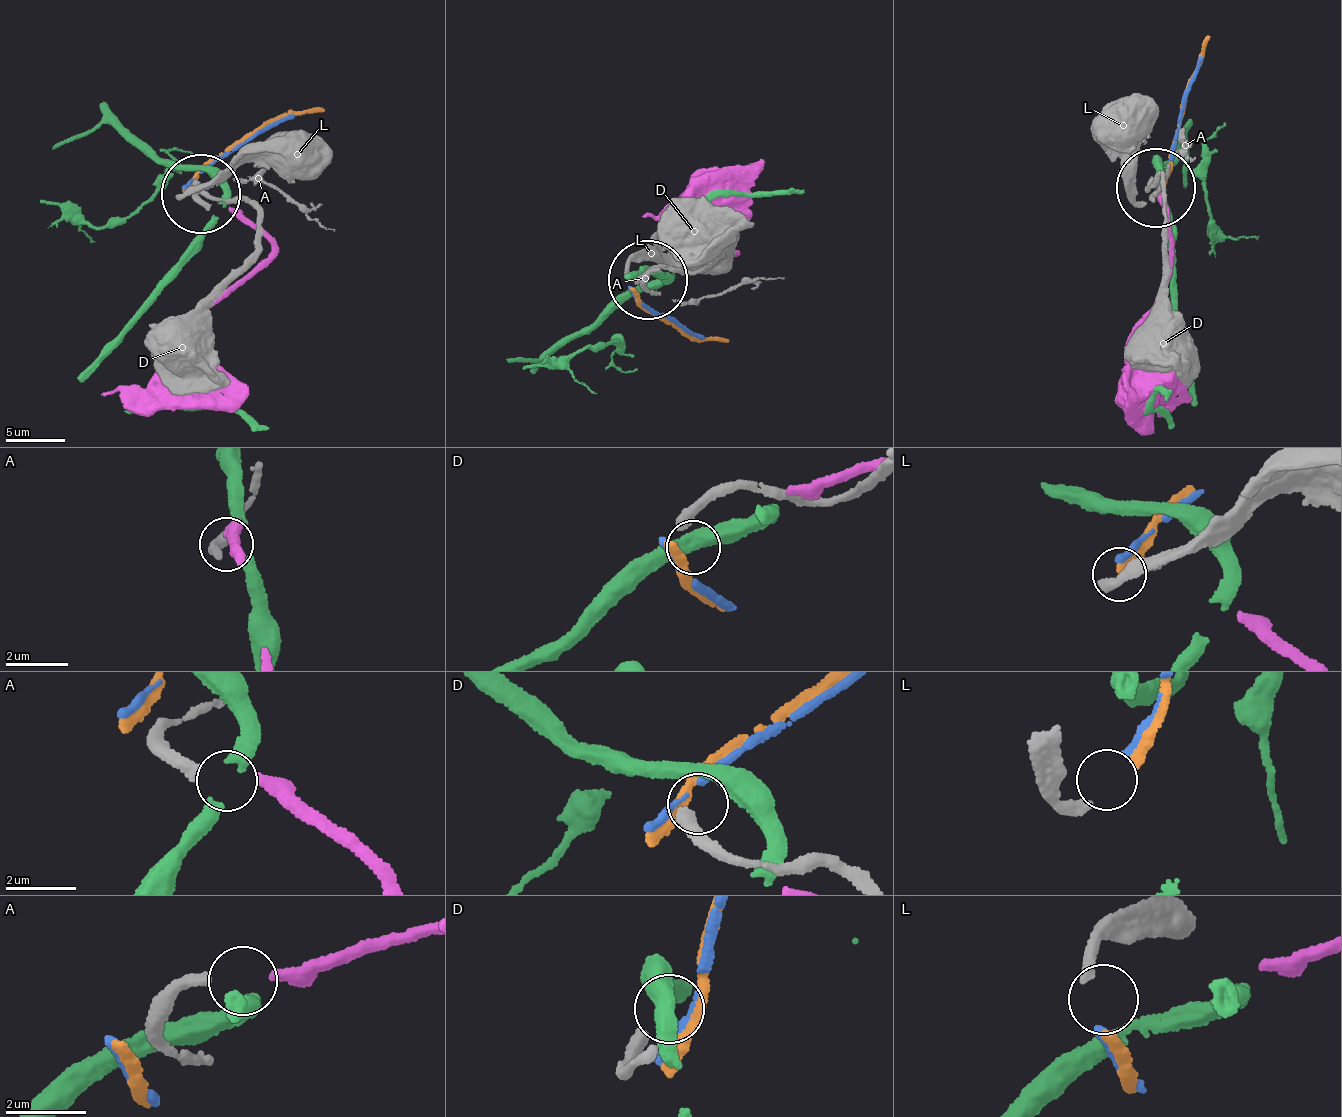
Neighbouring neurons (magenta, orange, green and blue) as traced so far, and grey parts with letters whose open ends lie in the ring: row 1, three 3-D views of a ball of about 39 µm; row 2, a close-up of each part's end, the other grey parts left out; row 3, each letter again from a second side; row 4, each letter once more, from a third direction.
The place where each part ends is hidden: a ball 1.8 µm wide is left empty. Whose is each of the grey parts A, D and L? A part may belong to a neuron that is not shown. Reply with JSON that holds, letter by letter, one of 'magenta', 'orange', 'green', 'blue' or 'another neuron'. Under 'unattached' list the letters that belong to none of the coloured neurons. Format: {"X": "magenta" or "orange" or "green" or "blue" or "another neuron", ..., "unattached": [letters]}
{"A": "magenta", "D": "another neuron", "L": "orange", "unattached": ["D"]}

